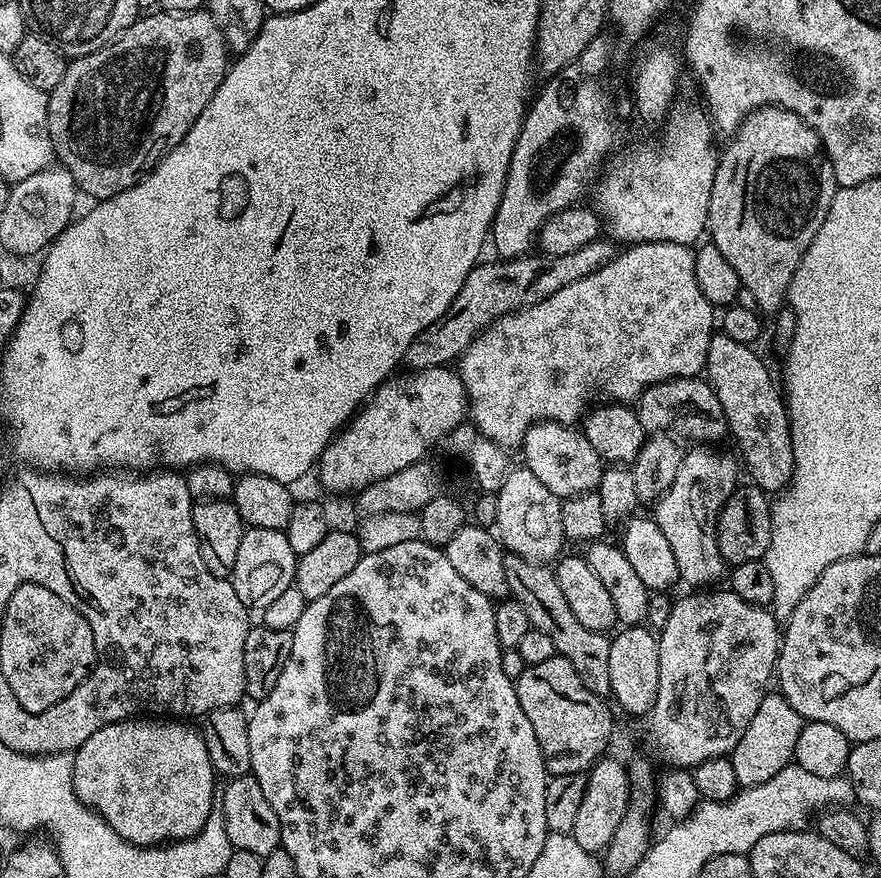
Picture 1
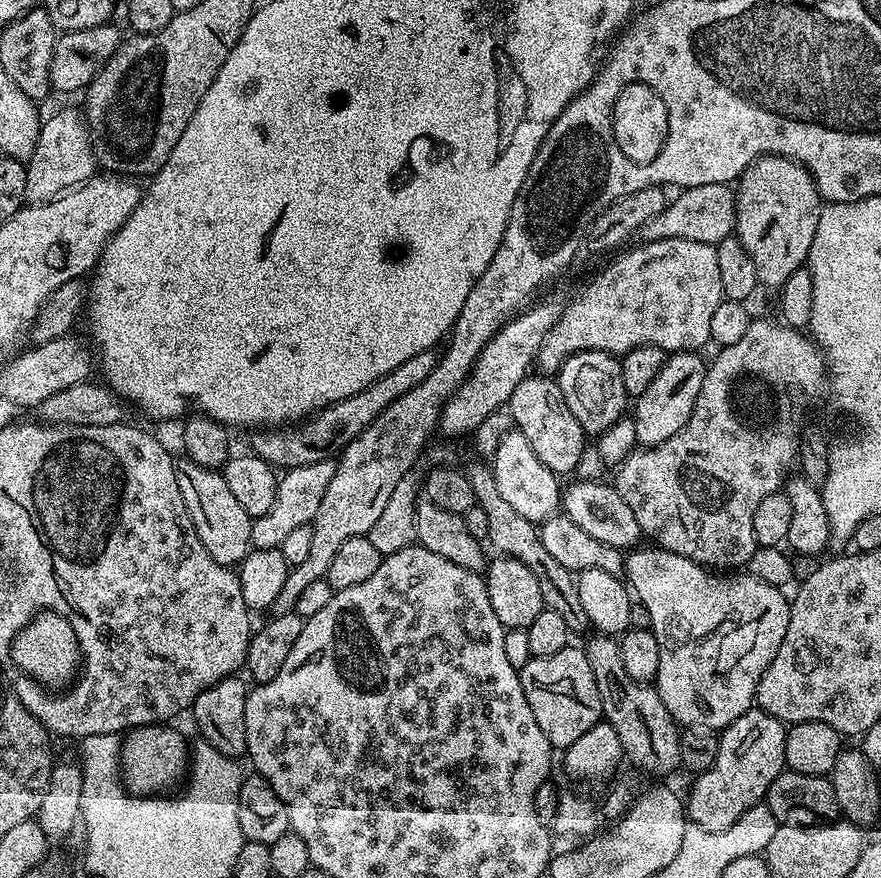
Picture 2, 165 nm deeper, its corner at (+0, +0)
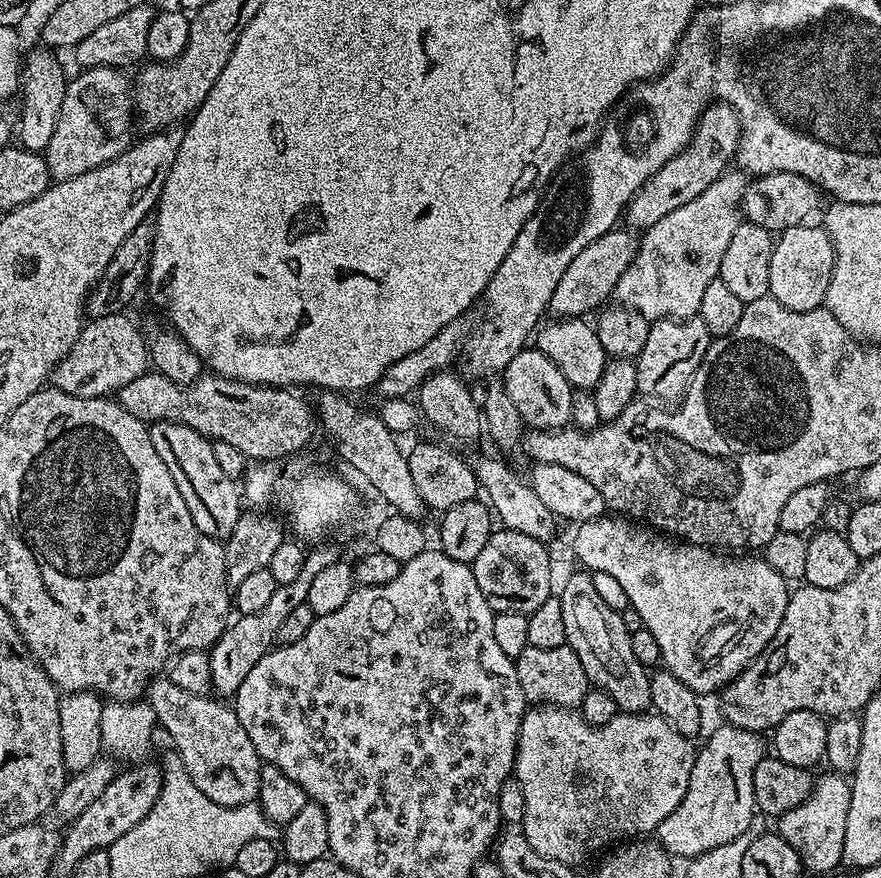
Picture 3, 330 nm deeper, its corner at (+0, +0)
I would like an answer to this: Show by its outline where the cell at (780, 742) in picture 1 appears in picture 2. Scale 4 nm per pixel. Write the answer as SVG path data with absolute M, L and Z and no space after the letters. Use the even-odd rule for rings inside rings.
M758 706L749 708L742 718L730 722L730 726L719 733L718 754L714 758L712 767L706 772L699 773L692 784L692 789L686 796L687 819L693 824L697 824L702 830L717 832L726 830L726 826L734 826L746 810L750 810L754 805L761 803L768 795L768 788L778 778L780 773L785 771L784 762L784 733L785 725L778 718L766 714Z

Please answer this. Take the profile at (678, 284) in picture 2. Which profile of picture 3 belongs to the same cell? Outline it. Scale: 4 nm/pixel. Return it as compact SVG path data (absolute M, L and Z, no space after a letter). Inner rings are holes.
M729 170L713 182L710 190L702 190L694 202L678 206L647 228L639 237L634 262L618 280L615 299L650 322L695 317L702 306L702 293L719 277L722 254L726 254L726 246L730 246L730 238L742 222L740 200L749 183L743 171Z

